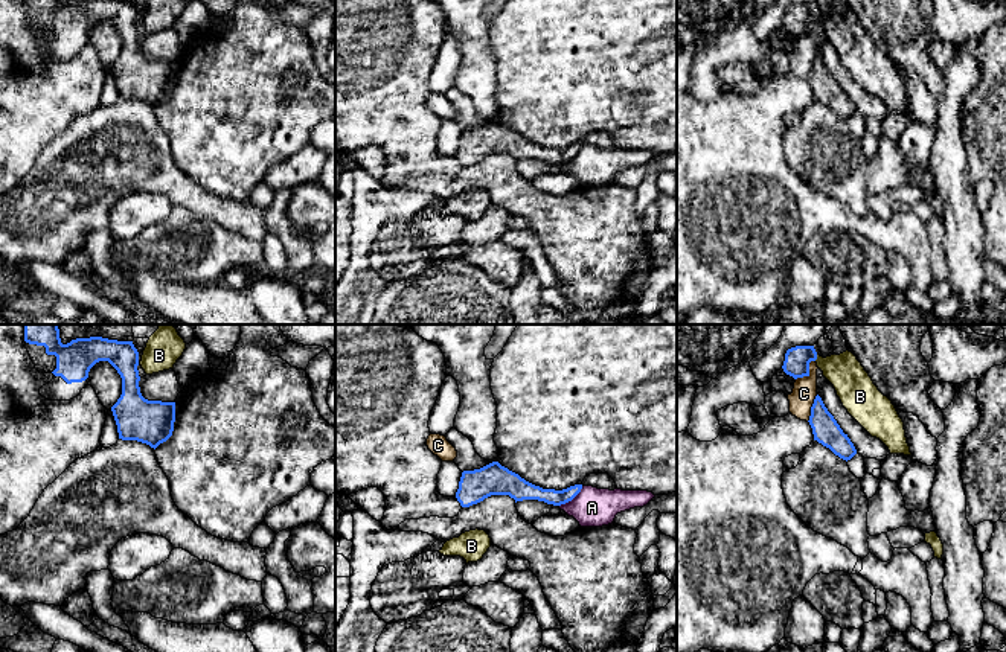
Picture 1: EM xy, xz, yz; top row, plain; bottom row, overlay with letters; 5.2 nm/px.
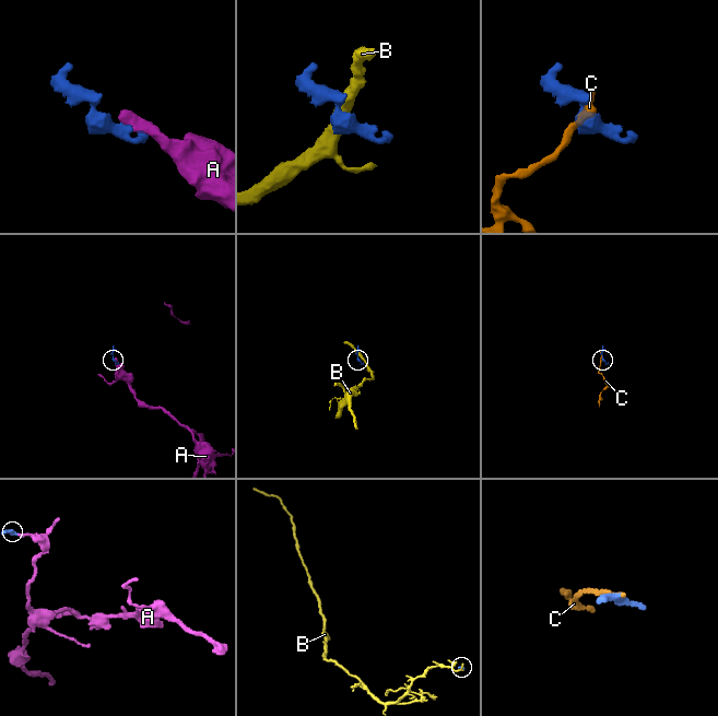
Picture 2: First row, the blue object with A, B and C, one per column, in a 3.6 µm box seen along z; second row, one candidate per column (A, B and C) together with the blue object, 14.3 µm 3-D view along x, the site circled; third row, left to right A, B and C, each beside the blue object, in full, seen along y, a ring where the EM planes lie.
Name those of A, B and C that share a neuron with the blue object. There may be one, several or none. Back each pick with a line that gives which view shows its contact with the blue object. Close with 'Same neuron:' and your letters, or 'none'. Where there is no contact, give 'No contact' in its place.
Same neuron: none

